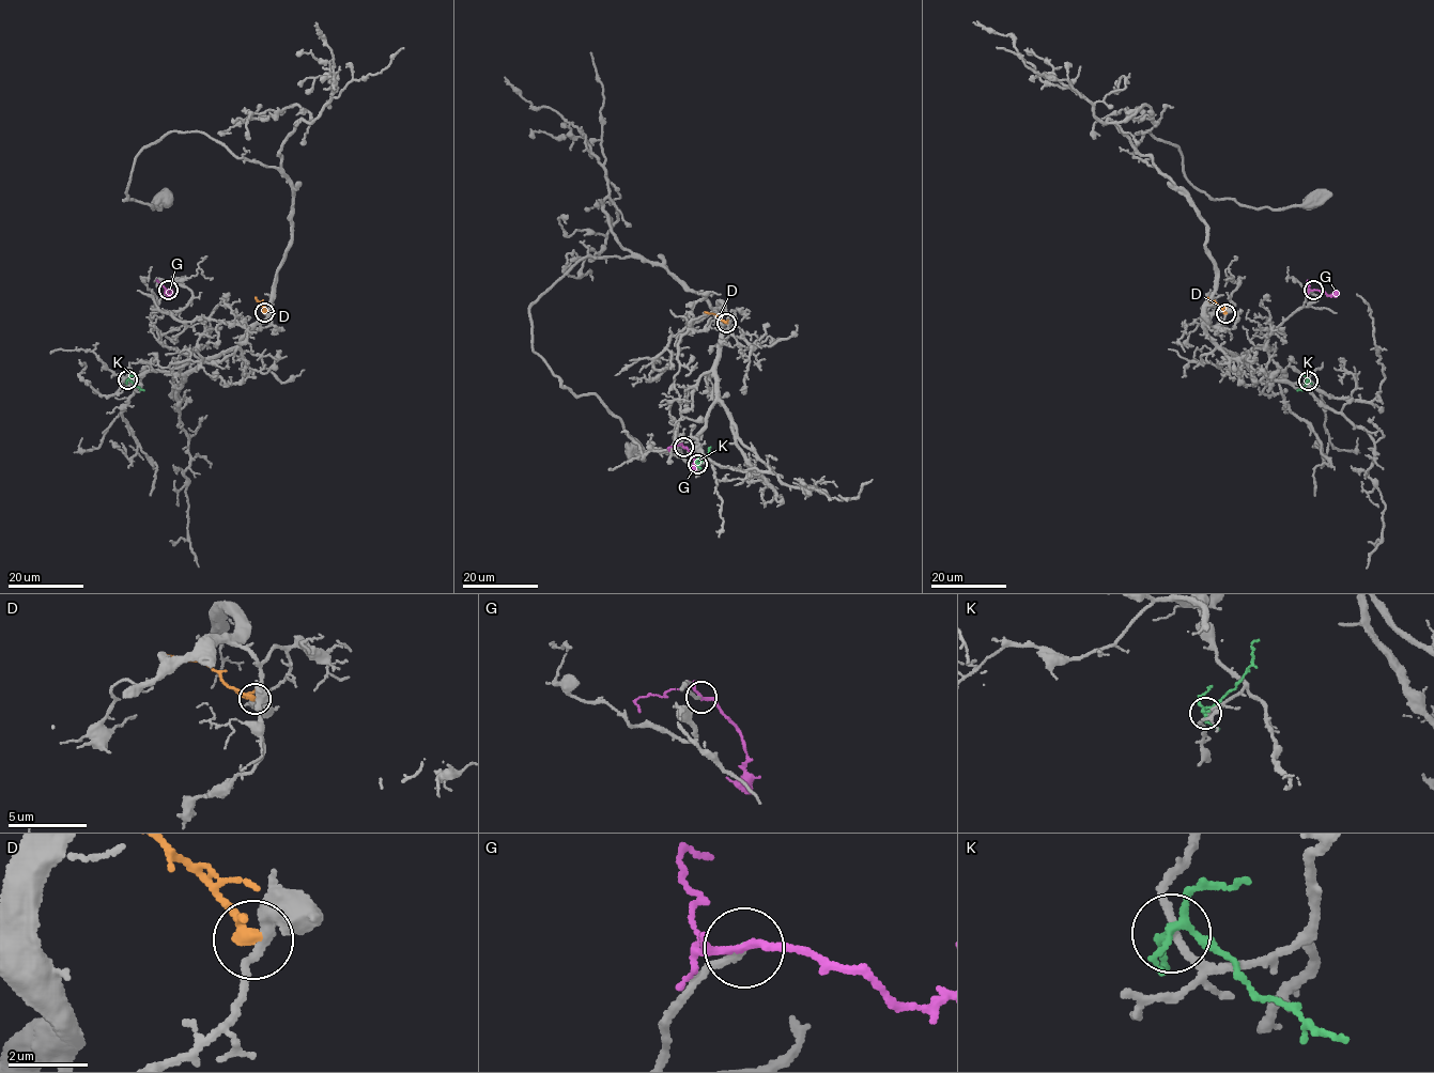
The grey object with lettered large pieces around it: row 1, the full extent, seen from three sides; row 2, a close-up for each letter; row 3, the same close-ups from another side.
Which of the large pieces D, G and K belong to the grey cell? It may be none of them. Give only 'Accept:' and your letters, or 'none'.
Accept: G

